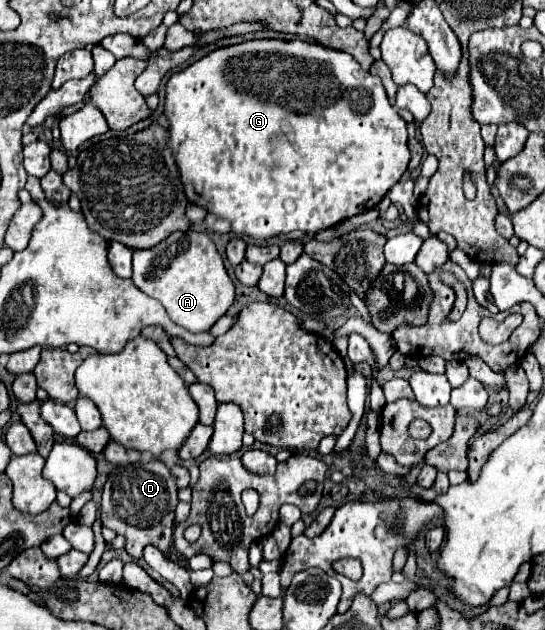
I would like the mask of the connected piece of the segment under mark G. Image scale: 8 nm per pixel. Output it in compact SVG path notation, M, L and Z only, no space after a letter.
M249 40L243 44L227 46L213 50L199 62L191 64L189 68L173 74L167 82L167 96L165 96L165 116L171 124L169 128L169 148L175 156L187 200L195 206L205 208L211 214L217 214L231 222L231 230L235 234L247 234L253 238L271 238L279 232L319 232L333 228L335 224L367 212L375 208L383 196L389 192L391 186L399 182L403 172L409 164L409 148L407 148L407 124L399 116L399 112L389 104L385 88L379 76L371 76L365 72L351 54L337 52L317 42L305 40Z

